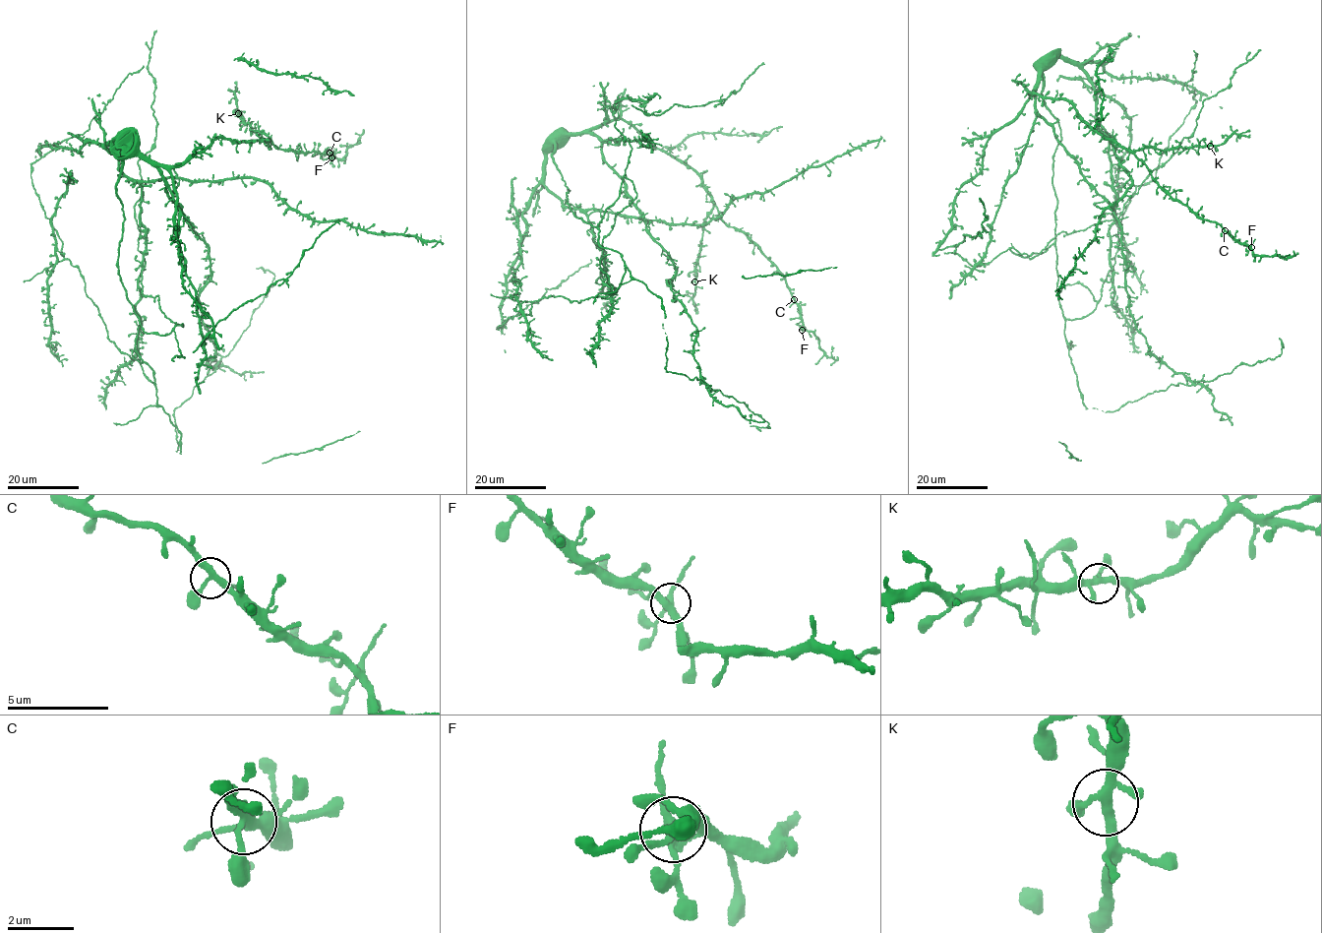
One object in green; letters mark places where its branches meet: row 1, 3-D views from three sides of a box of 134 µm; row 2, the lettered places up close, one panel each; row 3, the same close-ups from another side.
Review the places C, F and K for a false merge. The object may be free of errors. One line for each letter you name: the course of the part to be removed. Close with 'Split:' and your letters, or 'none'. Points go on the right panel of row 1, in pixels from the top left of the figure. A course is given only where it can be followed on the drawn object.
Split: F

